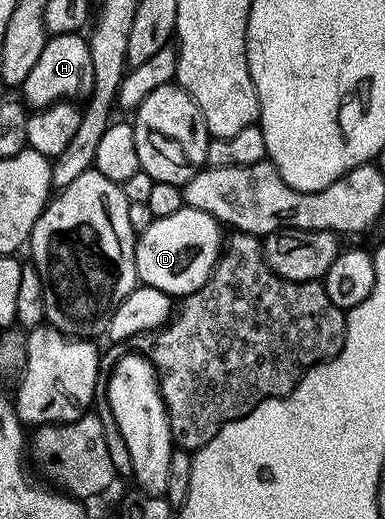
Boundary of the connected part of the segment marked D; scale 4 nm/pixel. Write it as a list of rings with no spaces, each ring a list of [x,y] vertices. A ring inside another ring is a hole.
[[[182,206],[170,217],[154,219],[136,240],[136,277],[171,297],[192,295],[212,276],[222,254],[222,225],[202,209]]]

